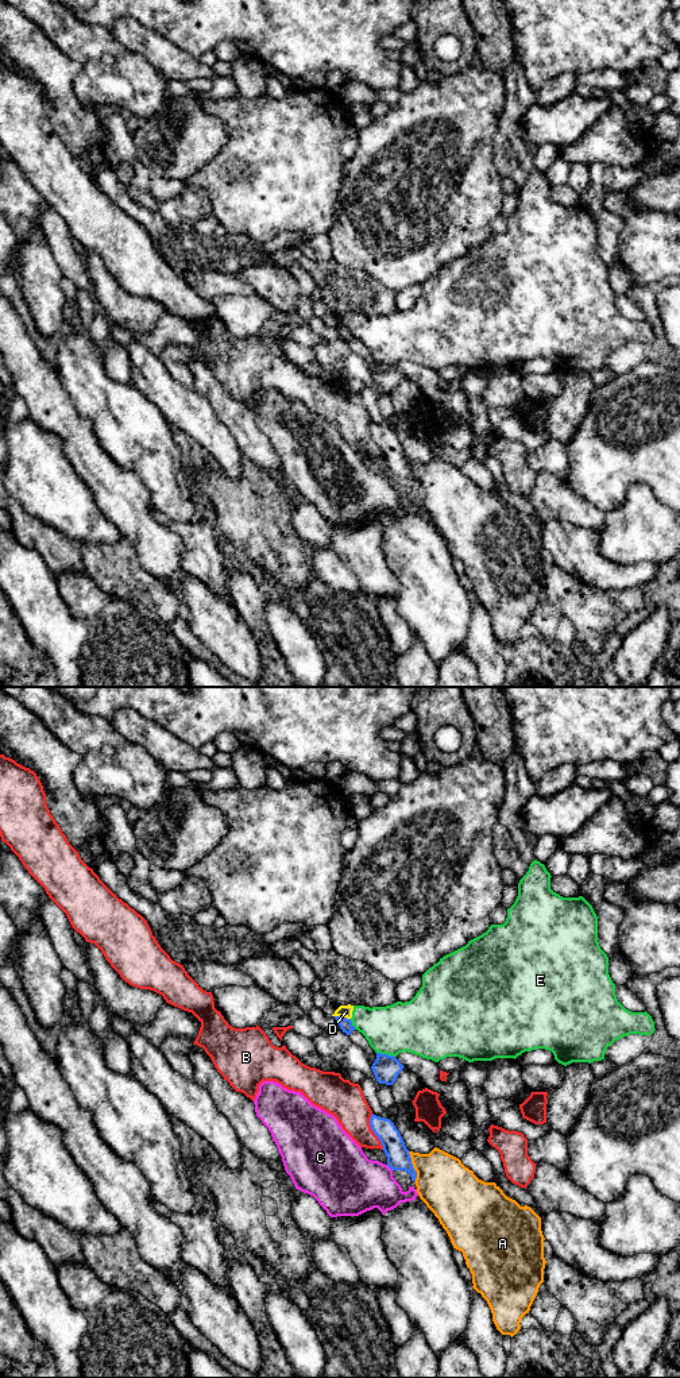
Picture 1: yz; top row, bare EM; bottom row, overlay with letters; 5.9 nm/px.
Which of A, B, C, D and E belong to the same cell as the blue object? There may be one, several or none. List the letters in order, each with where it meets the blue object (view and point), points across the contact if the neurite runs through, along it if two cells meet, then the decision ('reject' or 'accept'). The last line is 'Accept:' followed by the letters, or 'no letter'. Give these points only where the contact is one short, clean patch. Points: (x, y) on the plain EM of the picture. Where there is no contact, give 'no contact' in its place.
A: yz (413, 477) | reject
B: yz (373, 439) | reject
C: yz (389, 475) | reject
D: yz (342, 325) | along yz (335, 324), (350, 328) | reject
E: yz (386, 363) | along yz (377, 361), (394, 366) | reject
Accept: no letter

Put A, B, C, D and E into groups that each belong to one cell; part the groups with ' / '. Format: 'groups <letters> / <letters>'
groups A / B / C / D E

